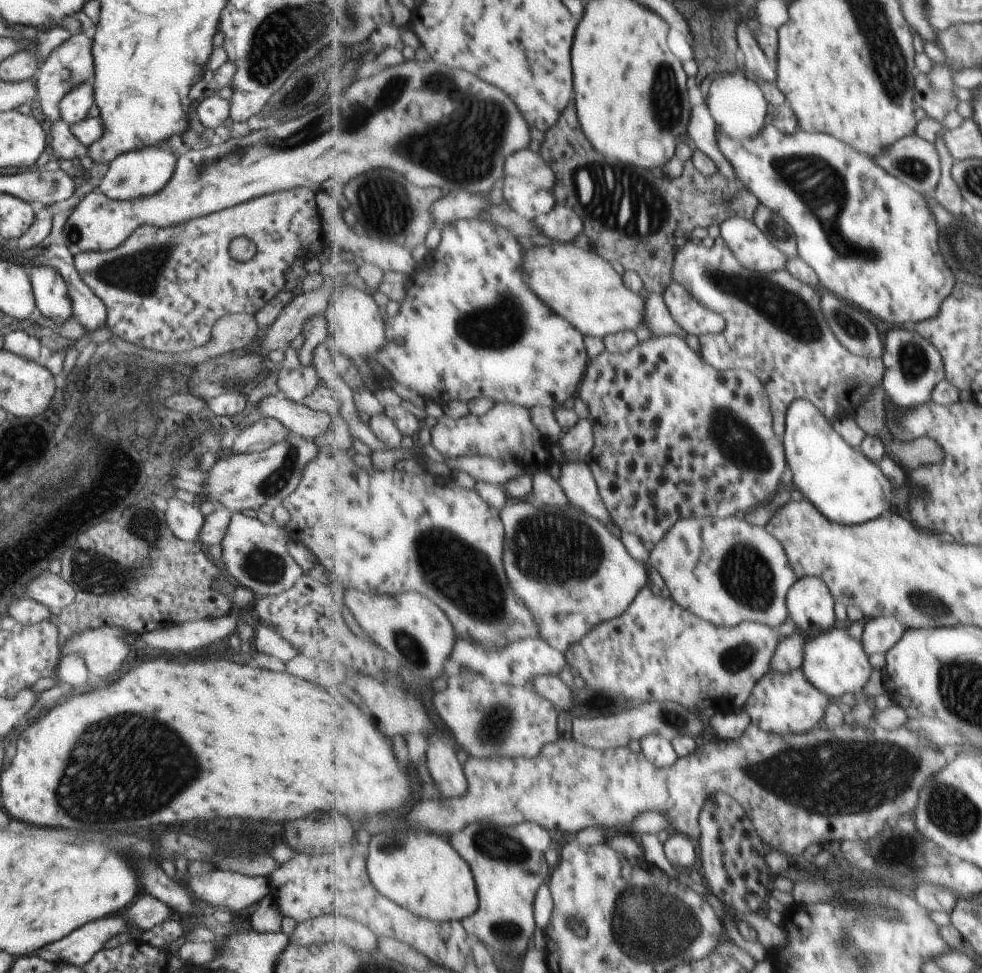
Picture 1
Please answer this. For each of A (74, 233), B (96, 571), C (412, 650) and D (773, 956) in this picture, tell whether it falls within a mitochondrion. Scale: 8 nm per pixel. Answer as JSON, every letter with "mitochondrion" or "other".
{"A":"mitochondrion","B":"mitochondrion","C":"mitochondrion","D":"other"}

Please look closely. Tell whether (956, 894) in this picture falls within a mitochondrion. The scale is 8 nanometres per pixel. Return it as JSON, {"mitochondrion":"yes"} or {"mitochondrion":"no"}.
{"mitochondrion":"no"}

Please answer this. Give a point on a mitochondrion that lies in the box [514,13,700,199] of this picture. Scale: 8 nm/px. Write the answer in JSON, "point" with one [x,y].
{"point":[667,108]}

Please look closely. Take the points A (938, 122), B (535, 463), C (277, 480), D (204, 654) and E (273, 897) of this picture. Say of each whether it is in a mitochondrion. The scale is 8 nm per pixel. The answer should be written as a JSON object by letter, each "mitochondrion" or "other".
{"A":"other","B":"other","C":"mitochondrion","D":"other","E":"other"}

